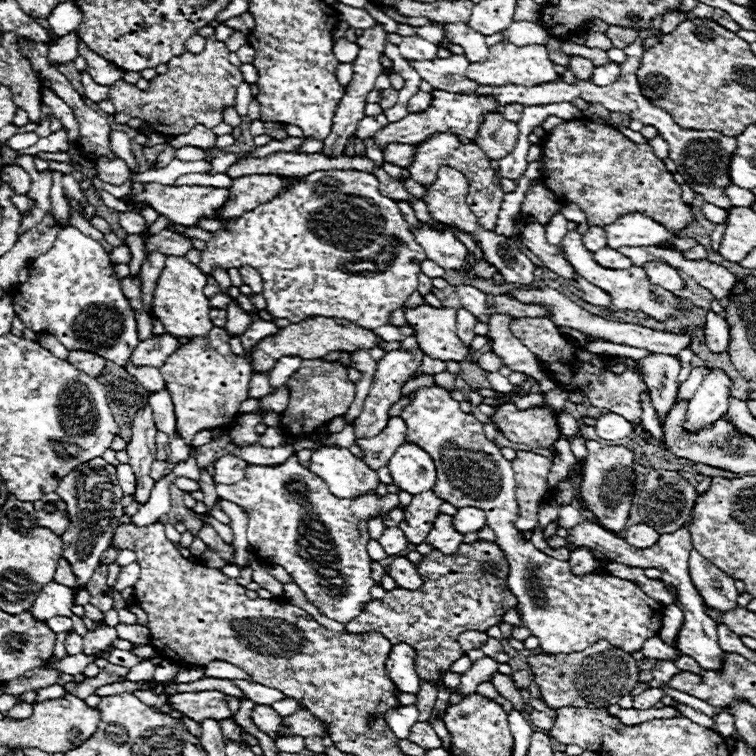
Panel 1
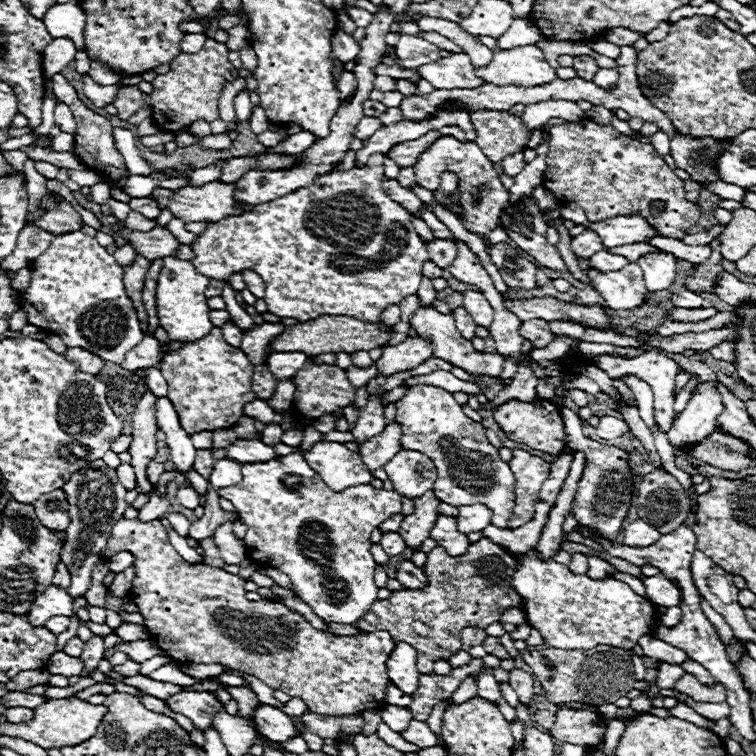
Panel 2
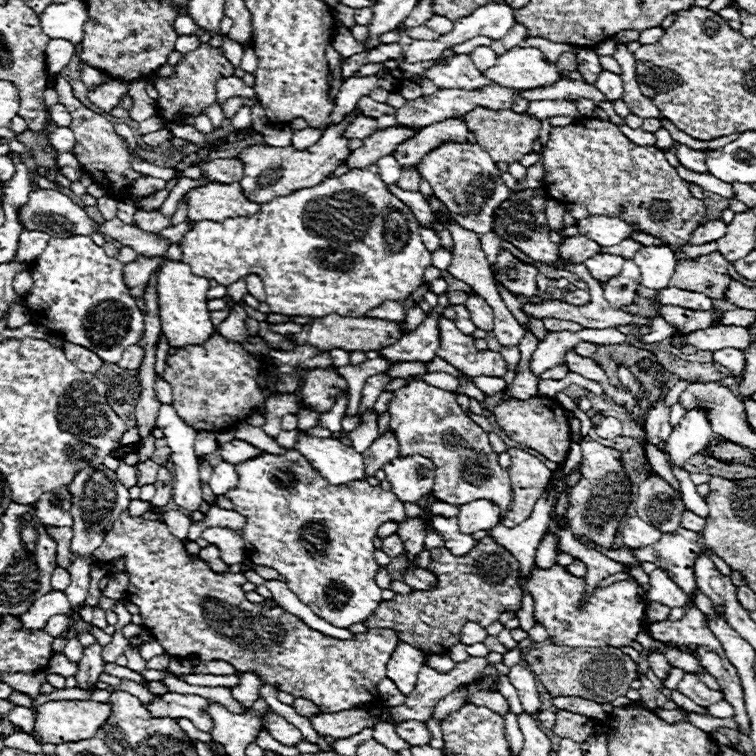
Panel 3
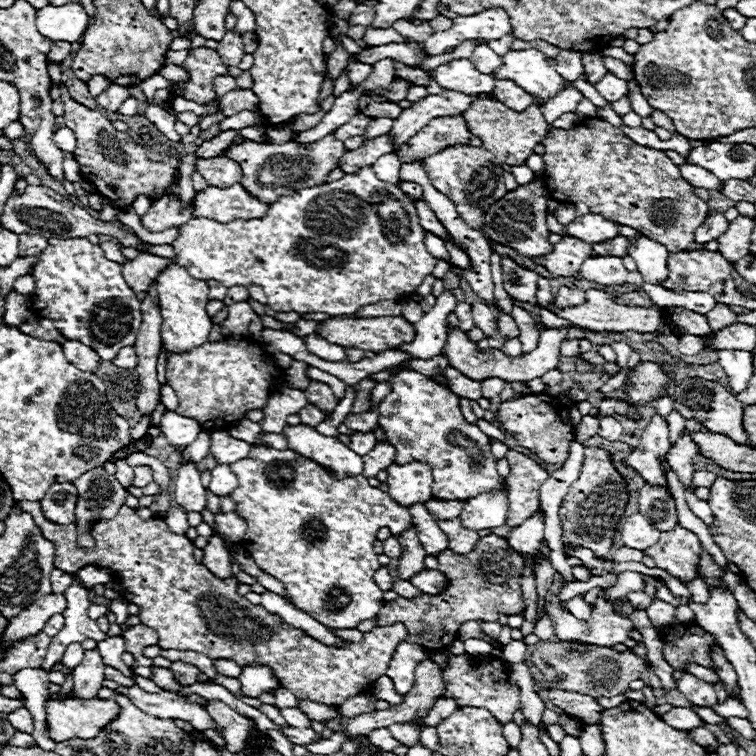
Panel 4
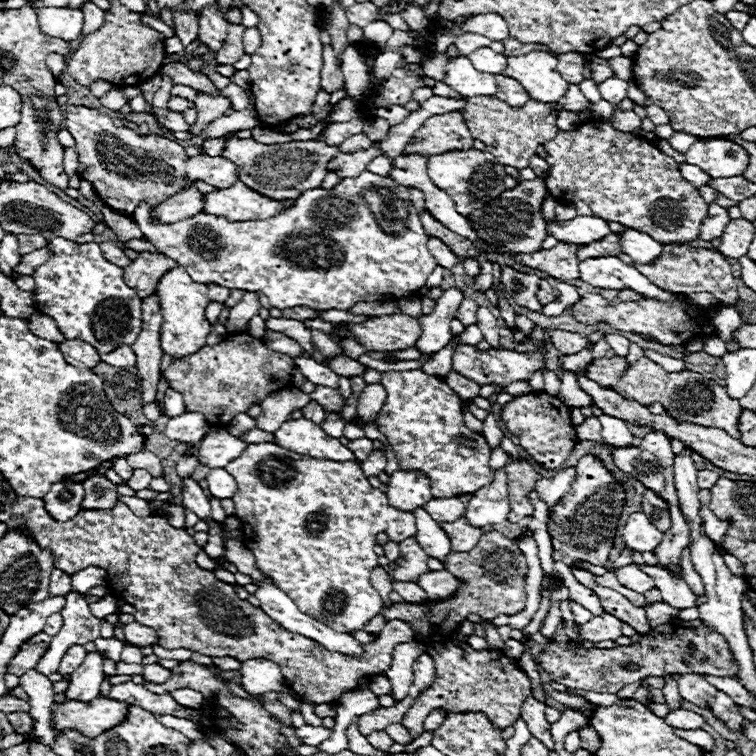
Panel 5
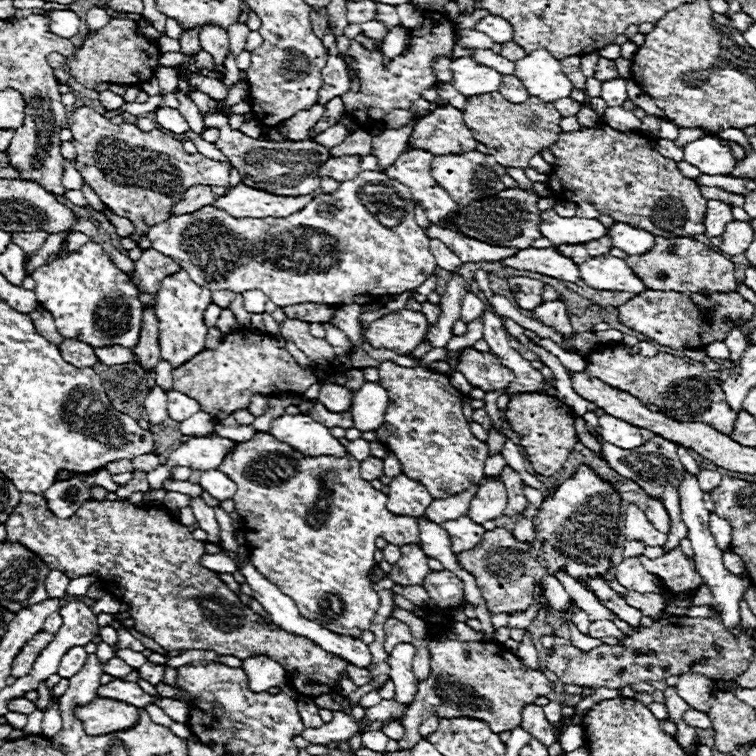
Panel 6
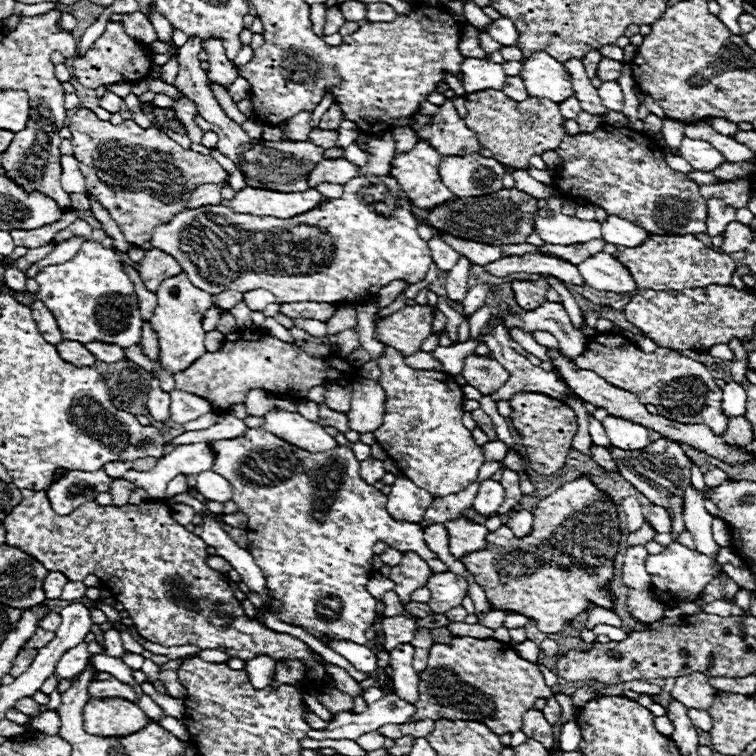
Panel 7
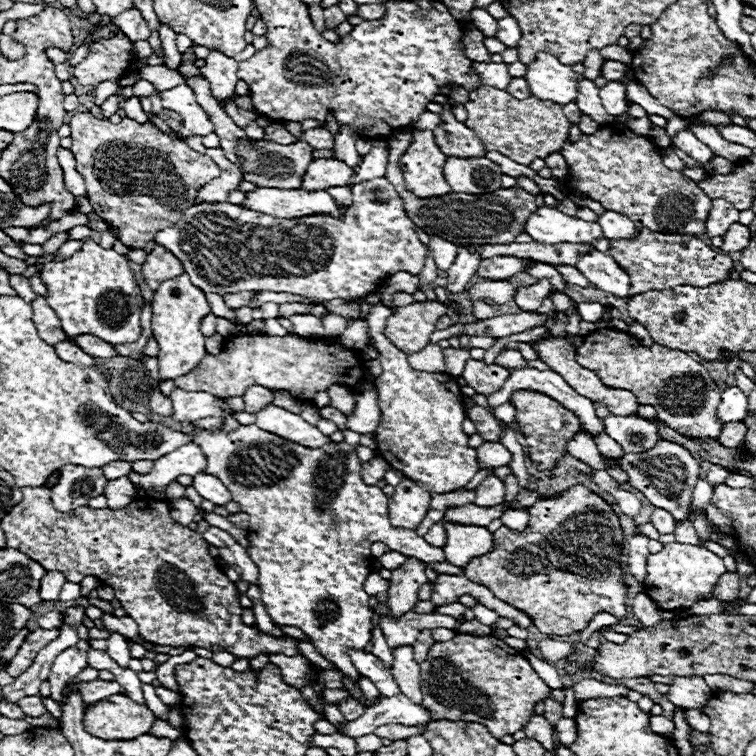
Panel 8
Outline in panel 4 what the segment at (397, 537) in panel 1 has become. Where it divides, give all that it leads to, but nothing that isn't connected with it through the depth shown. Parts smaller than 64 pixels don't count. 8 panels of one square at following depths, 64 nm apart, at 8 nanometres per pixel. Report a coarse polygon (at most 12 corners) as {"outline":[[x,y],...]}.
{"outline":[[398,538],[384,540],[384,554],[398,558],[402,554]]}

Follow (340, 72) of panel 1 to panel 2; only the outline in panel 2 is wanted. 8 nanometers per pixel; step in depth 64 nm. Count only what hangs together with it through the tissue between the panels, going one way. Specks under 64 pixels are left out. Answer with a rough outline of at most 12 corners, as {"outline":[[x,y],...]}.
{"outline":[[342,72],[338,90],[340,102],[350,100],[356,92],[352,72]]}

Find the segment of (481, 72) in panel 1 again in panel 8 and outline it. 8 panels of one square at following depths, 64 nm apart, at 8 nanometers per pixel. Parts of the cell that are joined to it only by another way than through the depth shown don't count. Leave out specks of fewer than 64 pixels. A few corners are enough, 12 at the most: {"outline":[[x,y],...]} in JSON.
{"outline":[[540,52],[524,76],[536,98],[568,104],[578,74]]}

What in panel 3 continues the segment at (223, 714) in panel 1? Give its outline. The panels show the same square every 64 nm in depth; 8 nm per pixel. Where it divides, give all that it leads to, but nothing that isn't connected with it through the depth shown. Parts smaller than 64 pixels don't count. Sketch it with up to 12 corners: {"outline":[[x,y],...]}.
{"outline":[[166,692],[144,708],[154,718],[186,718],[212,732],[210,700]]}

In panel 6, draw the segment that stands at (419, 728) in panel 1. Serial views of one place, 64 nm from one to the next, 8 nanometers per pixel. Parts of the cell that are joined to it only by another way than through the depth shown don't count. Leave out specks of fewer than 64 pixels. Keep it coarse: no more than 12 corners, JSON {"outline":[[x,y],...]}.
{"outline":[[390,722],[382,728],[388,738],[400,740],[404,726],[400,722]]}

